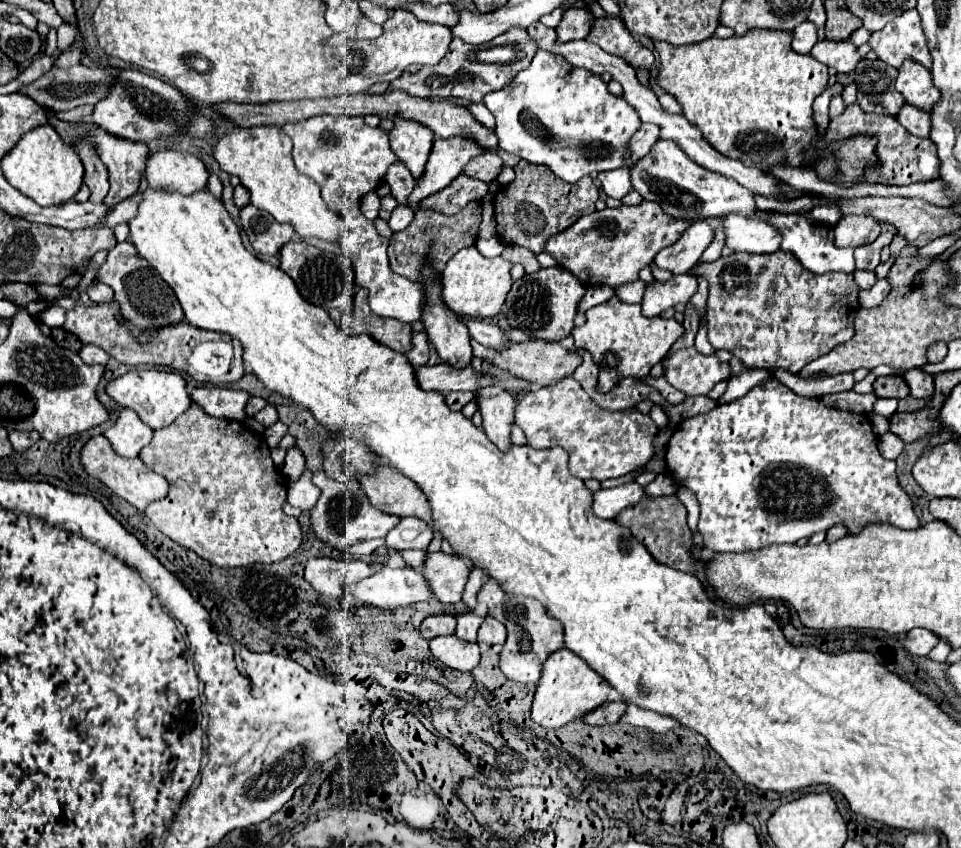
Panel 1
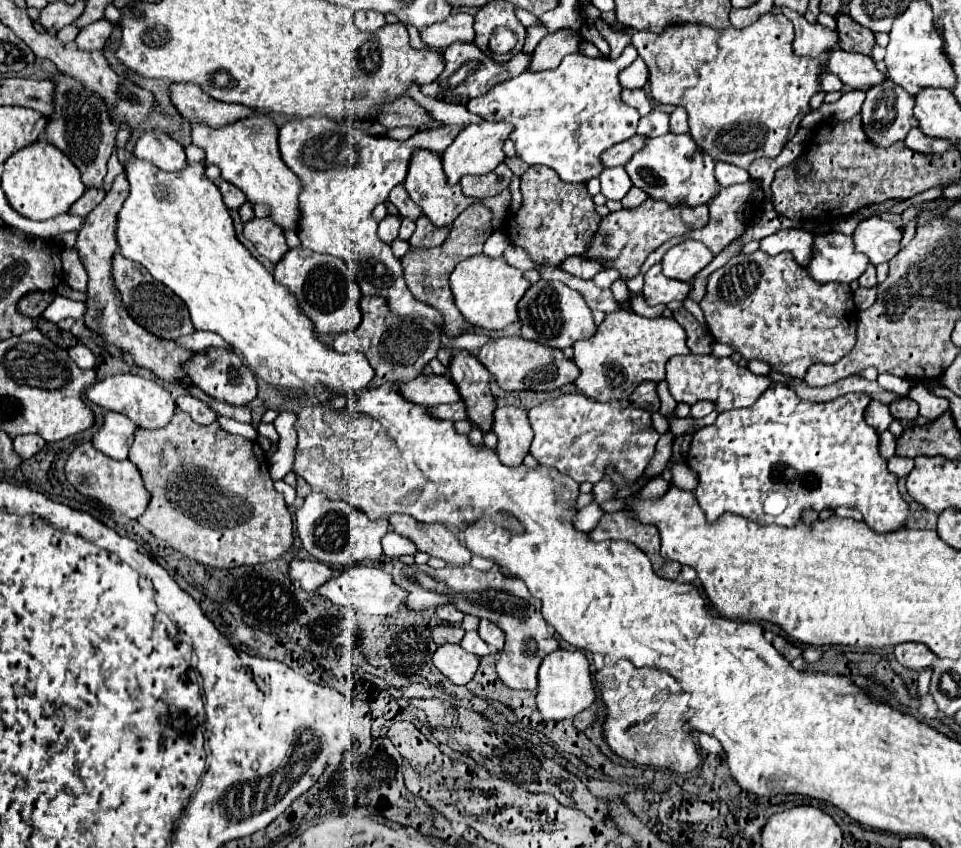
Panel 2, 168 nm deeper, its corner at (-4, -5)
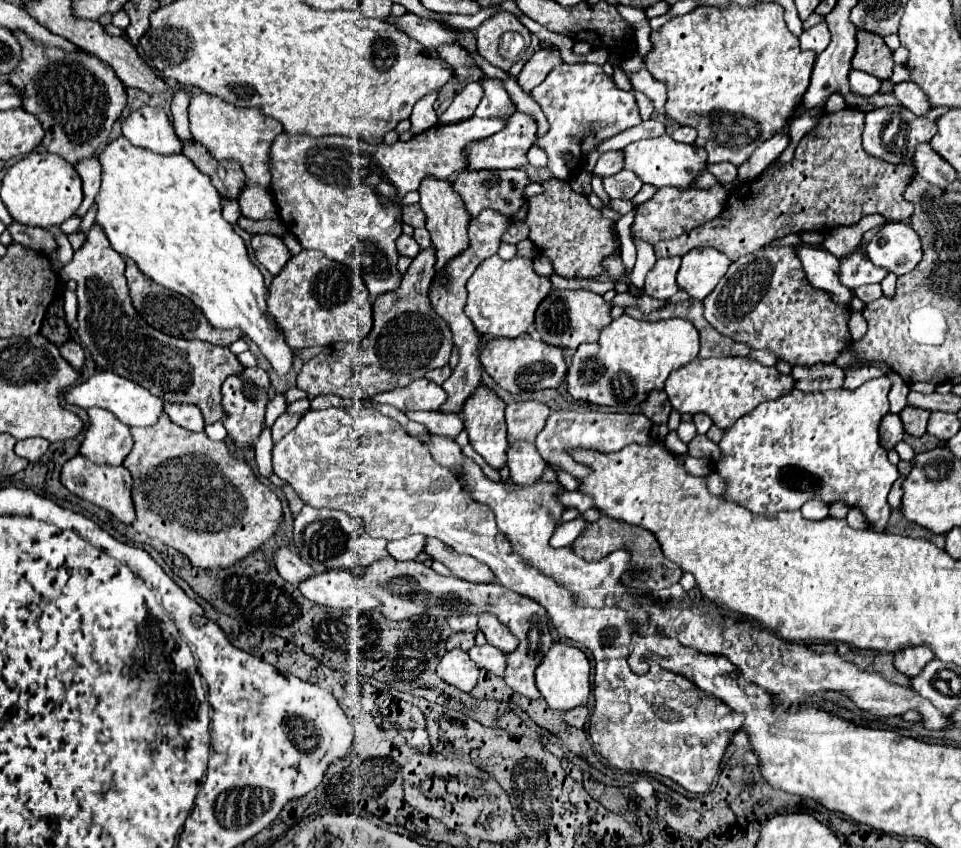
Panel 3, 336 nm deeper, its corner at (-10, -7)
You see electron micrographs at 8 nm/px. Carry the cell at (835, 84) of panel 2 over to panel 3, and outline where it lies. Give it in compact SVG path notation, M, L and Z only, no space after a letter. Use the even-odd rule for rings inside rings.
M854 68L850 70L848 80L850 80L850 92L860 94L860 96L870 96L870 94L878 92L880 90L880 84L882 84L876 76L866 74L862 70L854 70Z

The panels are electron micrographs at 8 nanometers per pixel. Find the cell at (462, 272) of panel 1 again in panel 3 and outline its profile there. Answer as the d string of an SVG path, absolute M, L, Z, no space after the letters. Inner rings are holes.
M490 256L474 270L466 284L466 290L466 316L472 320L474 328L480 334L514 338L532 328L534 312L552 290L552 284L548 278L538 276L532 270L532 262L526 258L502 260L500 256Z

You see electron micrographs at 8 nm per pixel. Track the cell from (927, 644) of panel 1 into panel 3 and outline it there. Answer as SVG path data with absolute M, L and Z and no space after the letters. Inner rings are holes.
M912 646L912 648L904 648L894 656L894 666L906 674L906 676L918 676L918 672L922 672L922 668L934 660L934 652L926 646Z

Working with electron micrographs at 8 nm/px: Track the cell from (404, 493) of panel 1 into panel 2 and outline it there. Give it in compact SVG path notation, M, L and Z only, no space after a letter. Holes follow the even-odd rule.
M396 514L396 518L388 518L388 522L394 532L410 538L420 552L442 558L450 566L464 566L472 558L470 550L460 544L458 536L446 526L424 526L406 514Z

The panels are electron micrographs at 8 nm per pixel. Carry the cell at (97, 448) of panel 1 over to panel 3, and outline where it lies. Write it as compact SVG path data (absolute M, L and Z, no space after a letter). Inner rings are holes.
M76 454L74 458L70 458L64 468L62 468L62 484L76 496L94 502L100 508L106 508L110 514L114 514L118 520L122 520L124 524L132 524L134 522L134 504L132 504L132 476L124 466L100 466L94 464L90 460L84 460L82 454Z

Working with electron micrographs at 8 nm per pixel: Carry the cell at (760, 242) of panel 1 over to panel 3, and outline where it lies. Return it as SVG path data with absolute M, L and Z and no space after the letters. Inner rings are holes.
M798 244L798 246L792 246L792 248L802 262L802 268L806 272L808 282L814 288L830 292L834 302L850 304L852 292L846 286L842 286L840 280L838 280L838 258L836 256L832 256L822 246Z

